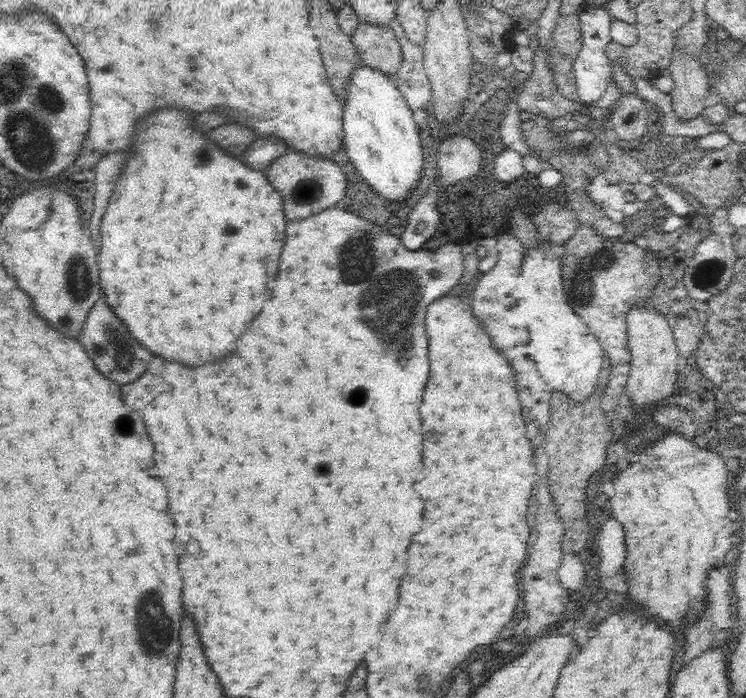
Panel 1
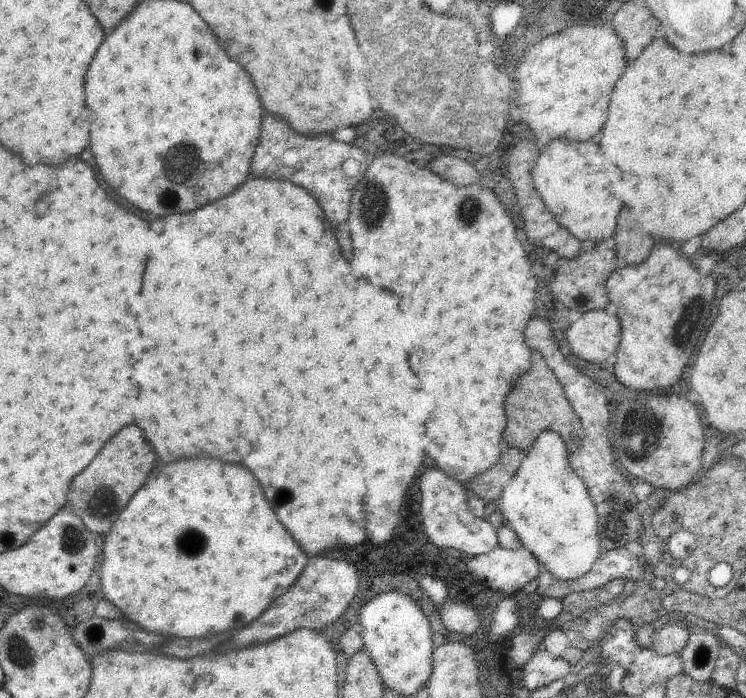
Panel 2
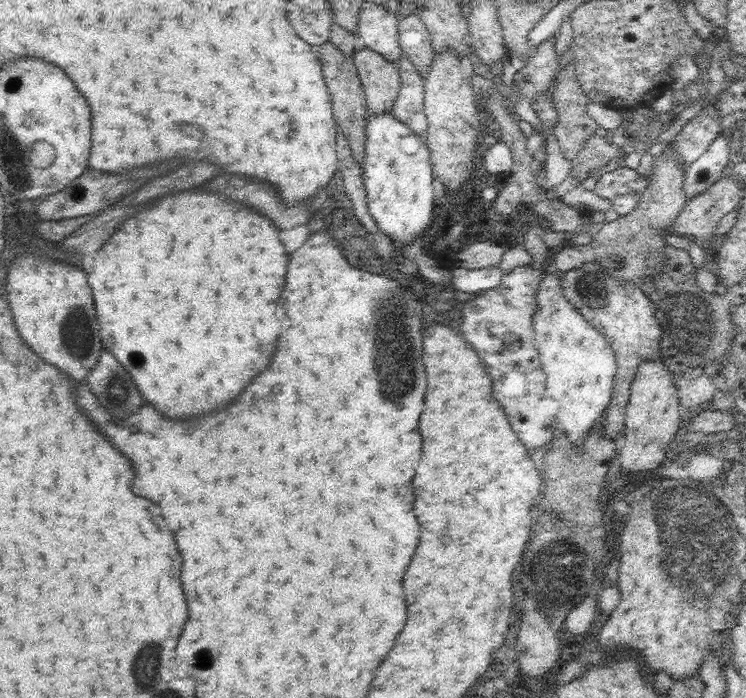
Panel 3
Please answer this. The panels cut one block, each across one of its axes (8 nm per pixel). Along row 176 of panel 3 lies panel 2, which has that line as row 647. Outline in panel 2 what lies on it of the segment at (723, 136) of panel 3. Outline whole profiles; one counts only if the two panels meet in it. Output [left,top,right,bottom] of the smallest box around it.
[680,630,722,681]

